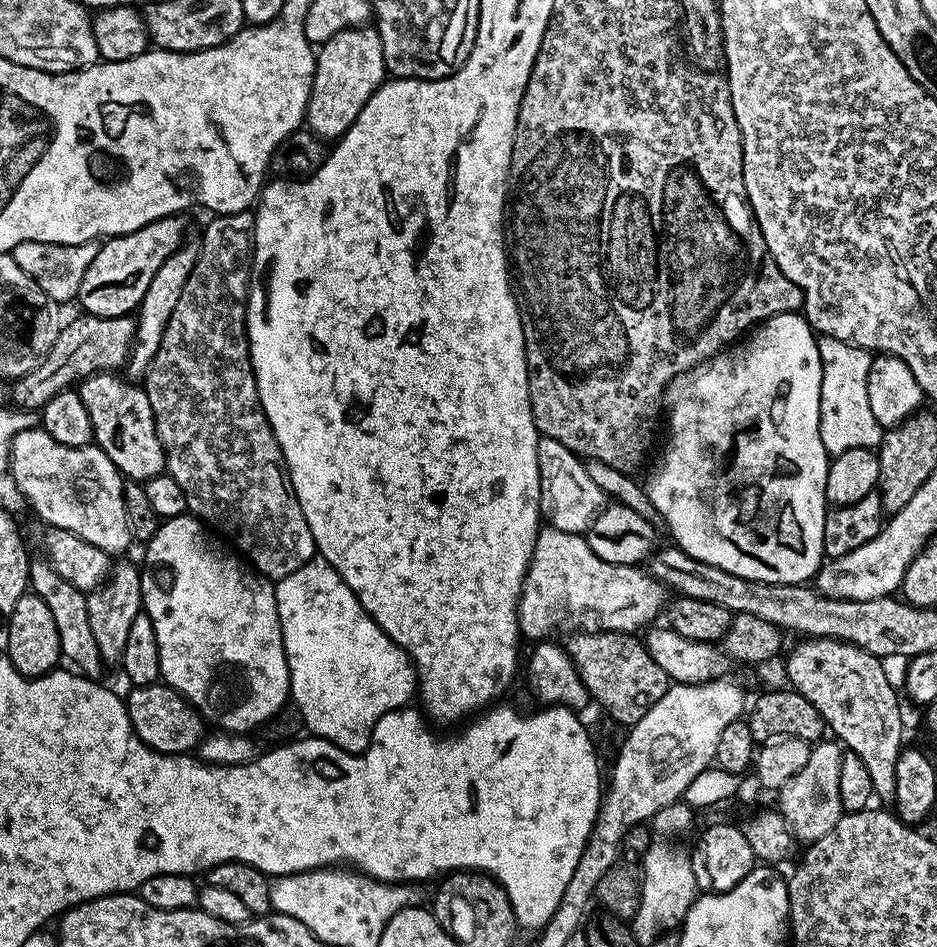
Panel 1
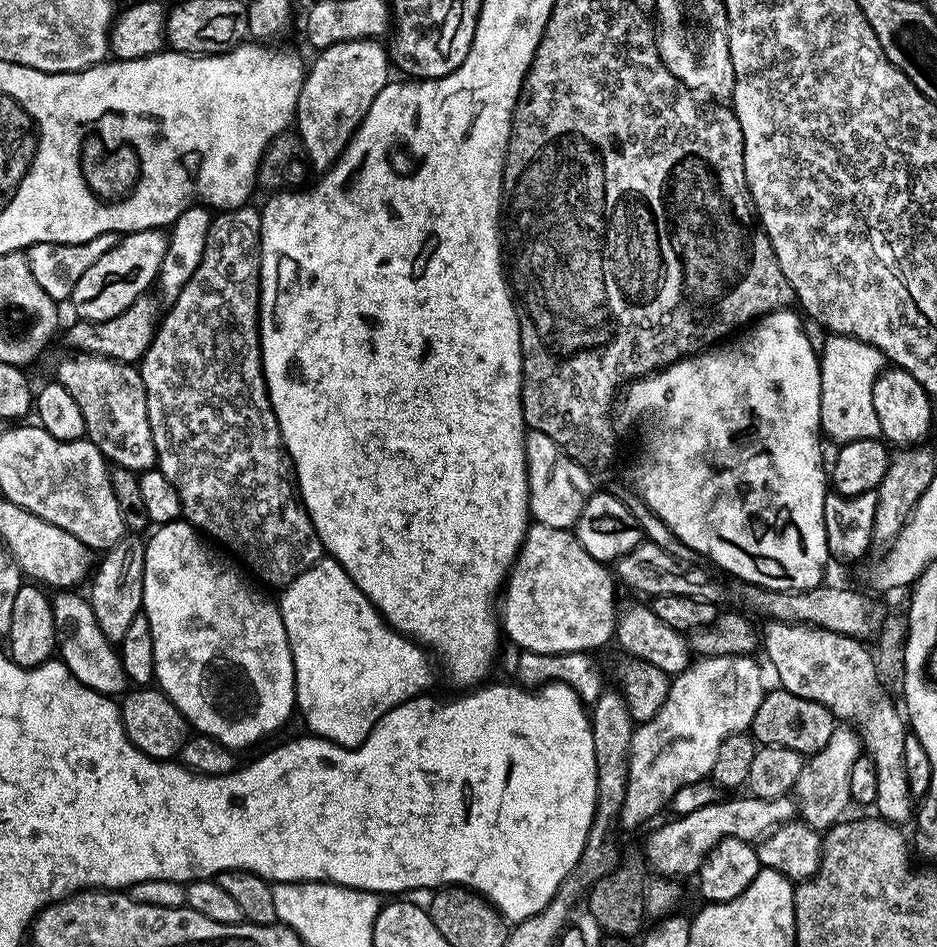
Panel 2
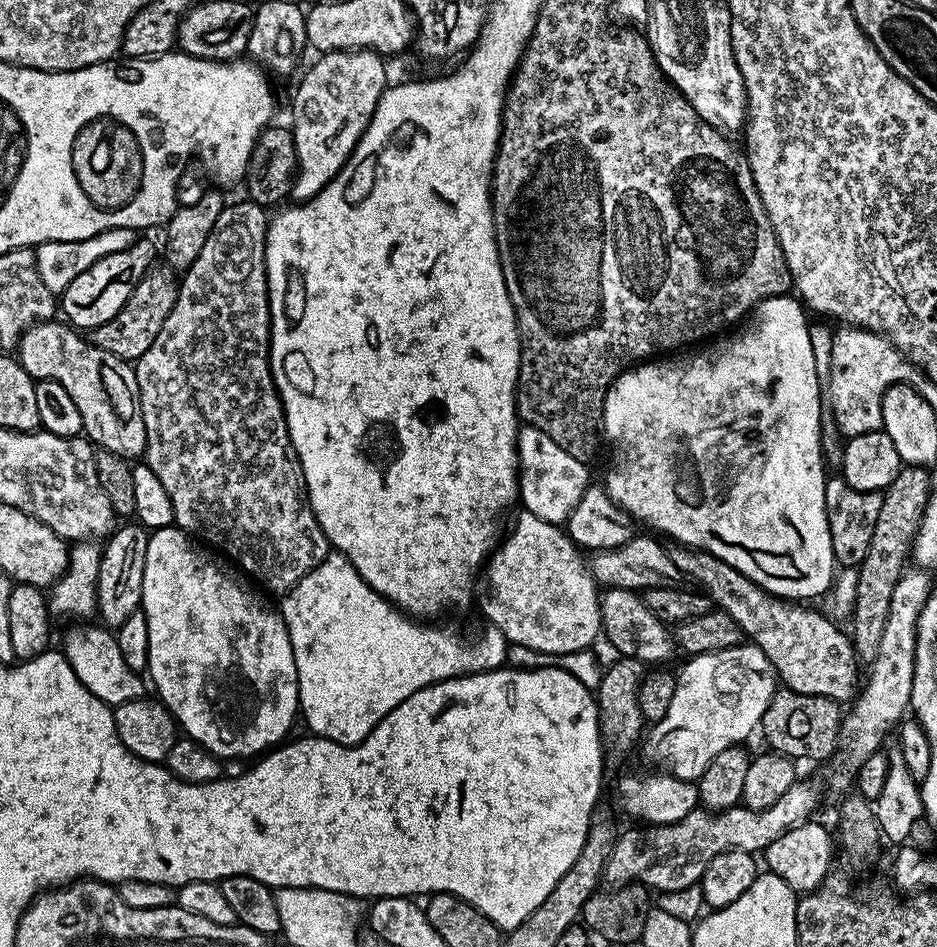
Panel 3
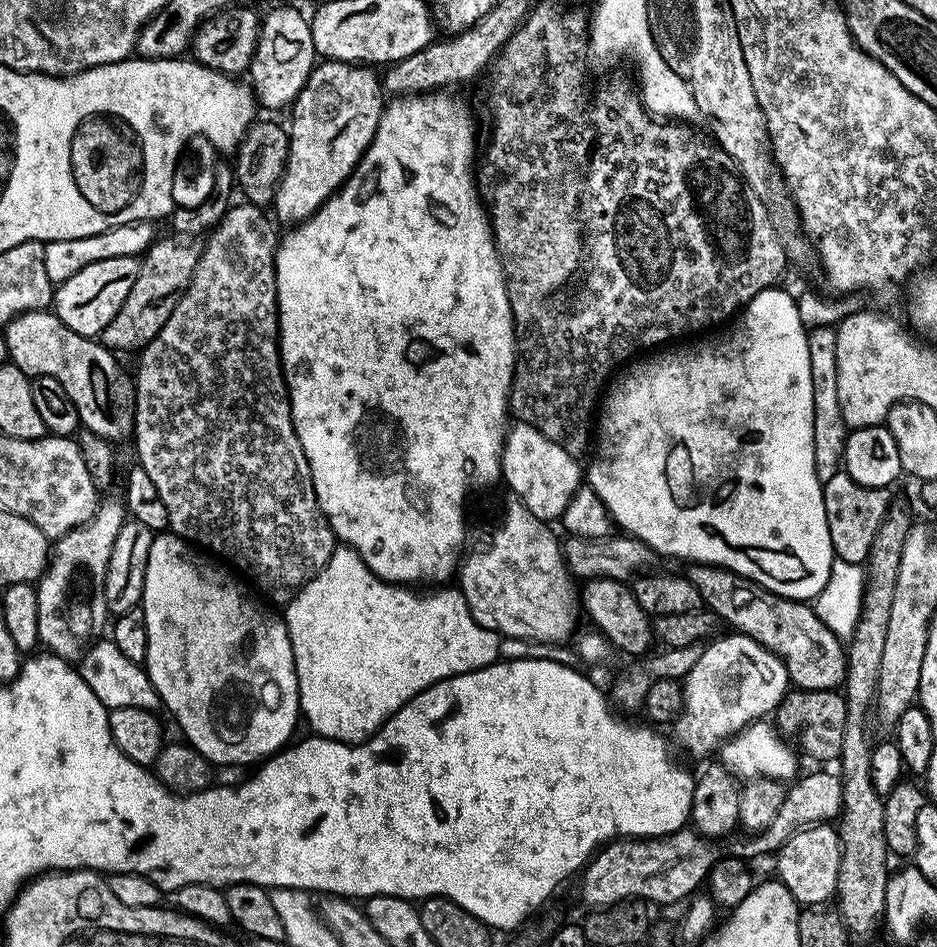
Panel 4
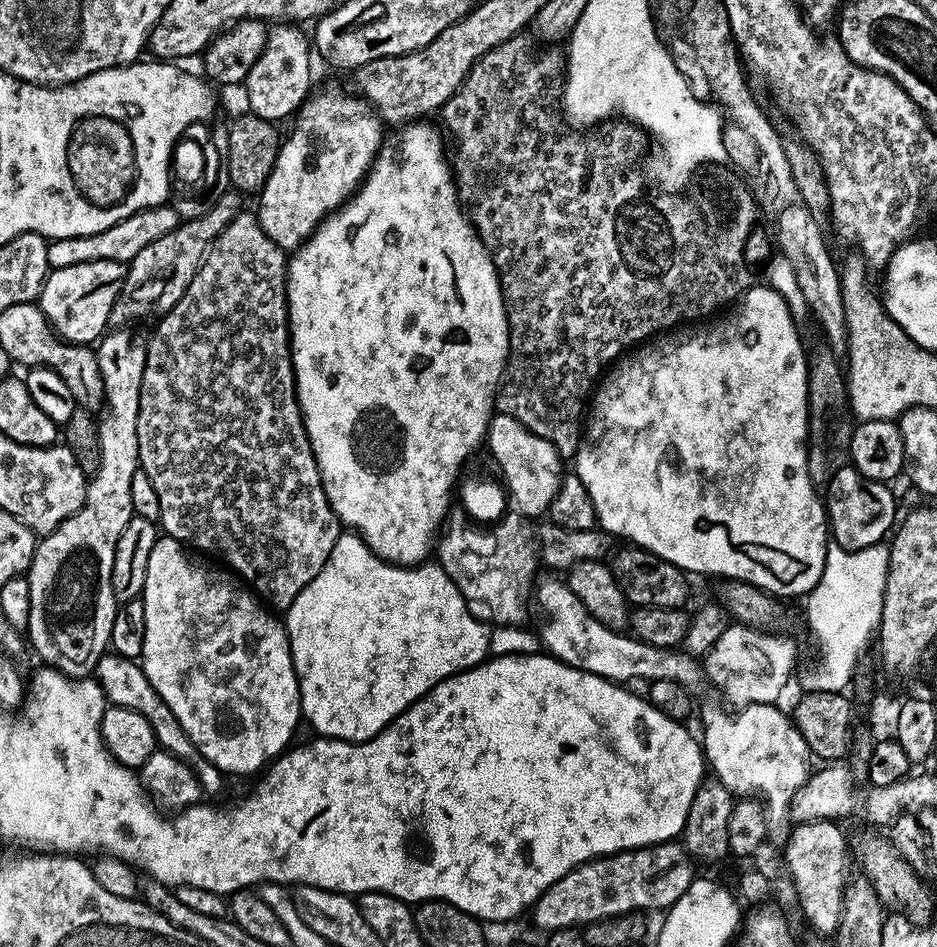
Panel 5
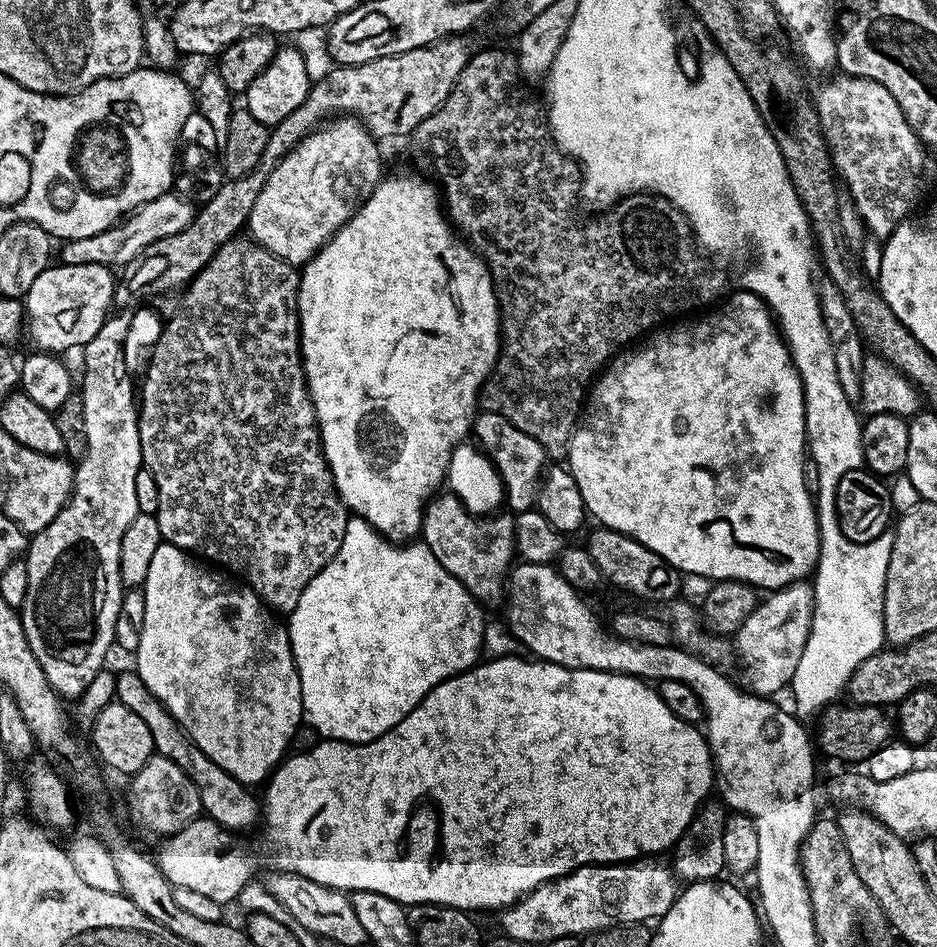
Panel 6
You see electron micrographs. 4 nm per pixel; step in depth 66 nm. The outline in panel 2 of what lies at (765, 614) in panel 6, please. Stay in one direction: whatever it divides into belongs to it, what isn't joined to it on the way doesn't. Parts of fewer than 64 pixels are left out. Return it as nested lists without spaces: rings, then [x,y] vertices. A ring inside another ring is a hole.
[[[706,656],[690,664],[686,671],[677,672],[671,677],[666,702],[662,702],[658,714],[643,721],[632,733],[626,796],[618,819],[621,829],[636,828],[646,823],[651,816],[658,815],[666,808],[679,788],[701,783],[711,777],[718,746],[722,746],[730,734],[751,729],[752,719],[766,691],[764,676],[754,661],[752,656]]]

